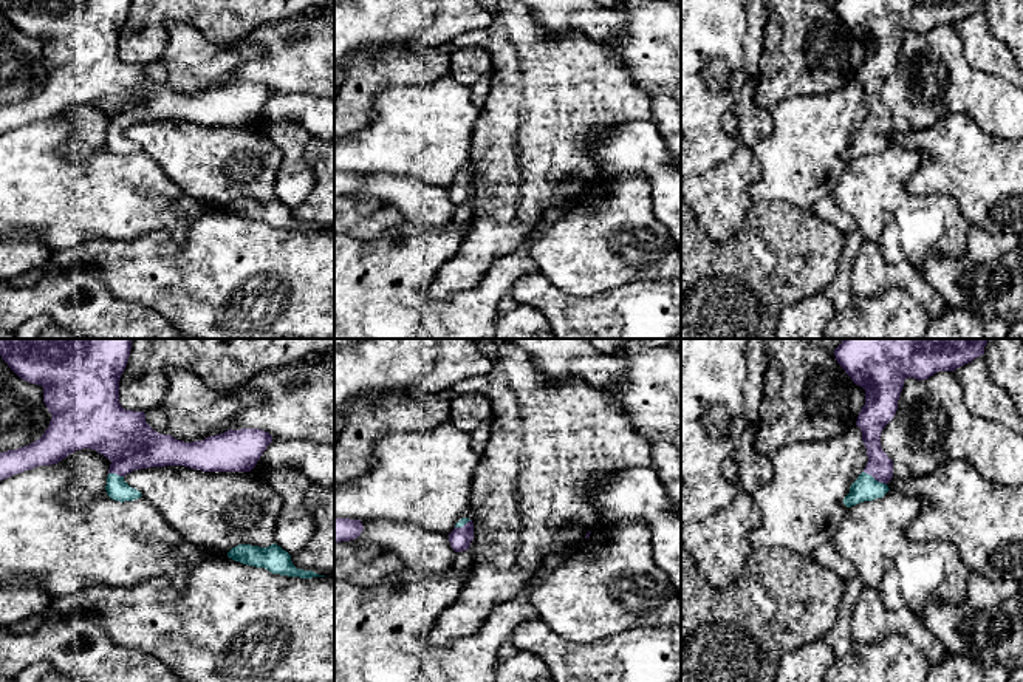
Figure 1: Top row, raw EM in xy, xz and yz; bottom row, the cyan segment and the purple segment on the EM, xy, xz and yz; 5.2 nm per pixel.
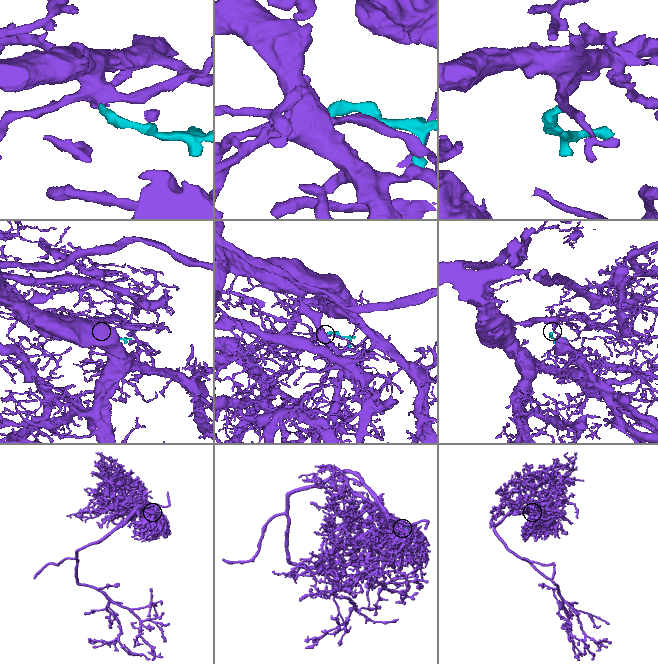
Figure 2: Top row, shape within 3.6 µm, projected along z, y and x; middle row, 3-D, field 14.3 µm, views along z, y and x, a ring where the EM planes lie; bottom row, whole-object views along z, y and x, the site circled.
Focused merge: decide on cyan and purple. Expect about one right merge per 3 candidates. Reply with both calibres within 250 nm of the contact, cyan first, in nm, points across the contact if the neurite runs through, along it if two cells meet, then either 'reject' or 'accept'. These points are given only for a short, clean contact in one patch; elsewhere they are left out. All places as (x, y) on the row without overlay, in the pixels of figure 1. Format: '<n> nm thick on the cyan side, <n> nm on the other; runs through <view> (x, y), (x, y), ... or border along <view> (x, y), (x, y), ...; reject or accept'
140 nm thick on the cyan side, 140 nm on the other; runs through yz (865, 141), (873, 132), (879, 119); accept

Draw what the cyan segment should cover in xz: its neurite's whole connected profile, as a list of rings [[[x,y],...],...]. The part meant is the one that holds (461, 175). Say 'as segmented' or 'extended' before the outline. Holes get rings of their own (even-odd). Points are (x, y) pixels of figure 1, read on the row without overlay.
extended; [[[461,172],[455,182],[449,187],[450,199],[455,206],[467,204],[474,193],[474,176],[469,172]]]

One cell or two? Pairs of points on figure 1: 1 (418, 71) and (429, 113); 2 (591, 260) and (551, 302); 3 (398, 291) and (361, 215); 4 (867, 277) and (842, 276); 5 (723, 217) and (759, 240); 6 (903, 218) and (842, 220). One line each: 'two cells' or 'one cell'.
1: two cells
2: two cells
3: two cells
4: two cells
5: two cells
6: two cells

